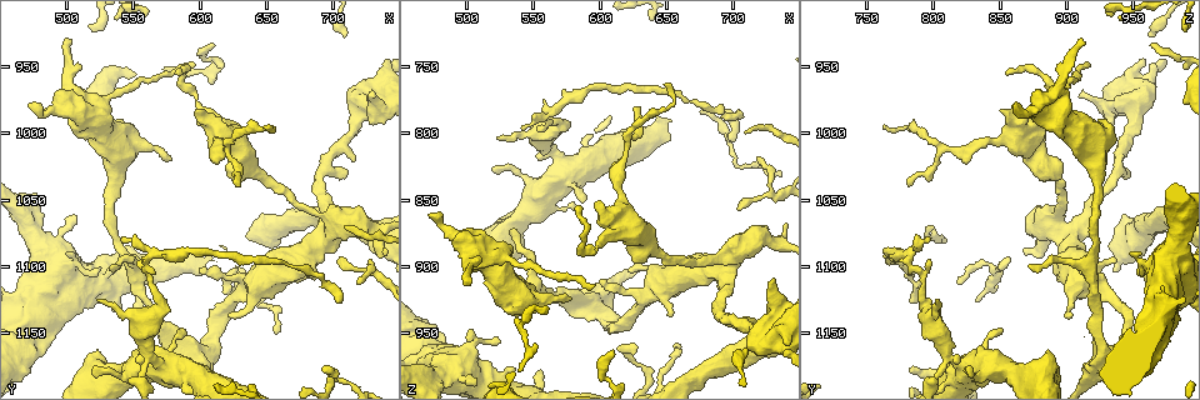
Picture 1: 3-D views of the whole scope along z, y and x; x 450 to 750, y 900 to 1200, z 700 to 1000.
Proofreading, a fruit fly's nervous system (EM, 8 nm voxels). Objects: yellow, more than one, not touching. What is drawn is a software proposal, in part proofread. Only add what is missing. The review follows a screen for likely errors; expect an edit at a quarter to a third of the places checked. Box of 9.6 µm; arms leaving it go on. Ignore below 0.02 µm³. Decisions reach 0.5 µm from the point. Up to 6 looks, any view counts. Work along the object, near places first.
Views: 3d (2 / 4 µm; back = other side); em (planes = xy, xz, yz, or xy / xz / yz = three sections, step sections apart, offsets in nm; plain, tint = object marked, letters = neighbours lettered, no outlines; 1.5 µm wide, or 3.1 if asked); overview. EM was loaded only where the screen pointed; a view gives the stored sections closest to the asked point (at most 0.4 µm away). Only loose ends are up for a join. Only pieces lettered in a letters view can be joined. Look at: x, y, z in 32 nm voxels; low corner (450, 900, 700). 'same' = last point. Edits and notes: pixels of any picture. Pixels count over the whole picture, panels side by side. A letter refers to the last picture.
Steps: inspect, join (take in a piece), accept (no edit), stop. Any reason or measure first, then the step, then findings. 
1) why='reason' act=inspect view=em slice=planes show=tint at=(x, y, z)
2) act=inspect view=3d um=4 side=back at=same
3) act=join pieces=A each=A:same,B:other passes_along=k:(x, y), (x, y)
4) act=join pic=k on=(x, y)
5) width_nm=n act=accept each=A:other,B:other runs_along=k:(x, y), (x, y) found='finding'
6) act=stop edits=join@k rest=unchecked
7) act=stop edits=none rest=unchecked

act=inspect view=3d um=2 at=(524, 1126, 802)

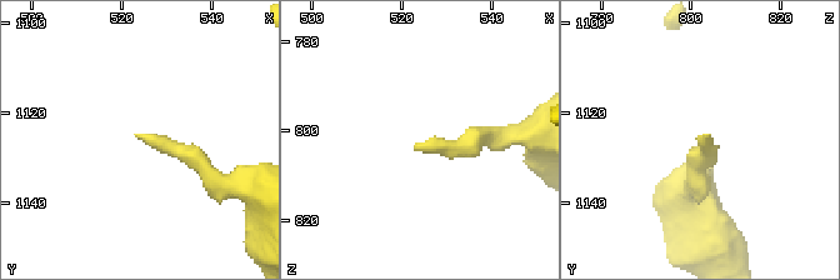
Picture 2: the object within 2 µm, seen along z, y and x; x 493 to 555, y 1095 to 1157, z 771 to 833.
act=inspect view=em slice=planes show=plain at=(524, 1124, 802)

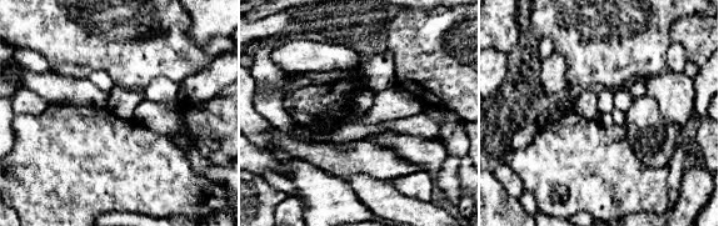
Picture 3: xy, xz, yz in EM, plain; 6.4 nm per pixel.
why='what lies round it' act=inspect view=em slice=planes show=letters at=same

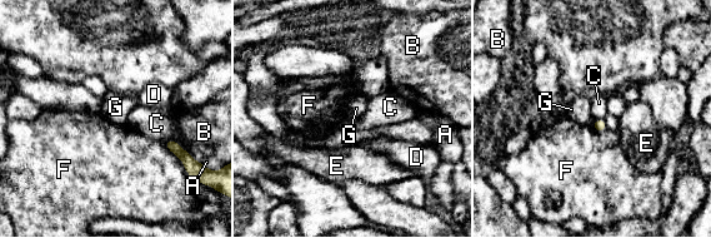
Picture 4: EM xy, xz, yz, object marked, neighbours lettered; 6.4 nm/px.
act=accept each=A:other,B:other,C:other,D:other,E:other,F:other,G:other border=4:(594, 119), (591, 124) found='no lettered piece goes on from it'

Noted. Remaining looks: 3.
why='an open end' act=inspect view=3d um=4 at=(580, 1020, 926)

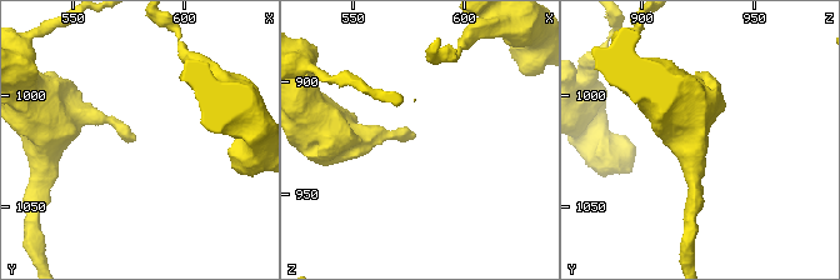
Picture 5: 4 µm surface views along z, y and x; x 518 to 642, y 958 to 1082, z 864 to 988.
act=inspect view=em slice=planes show=letters at=(579, 1019, 924)

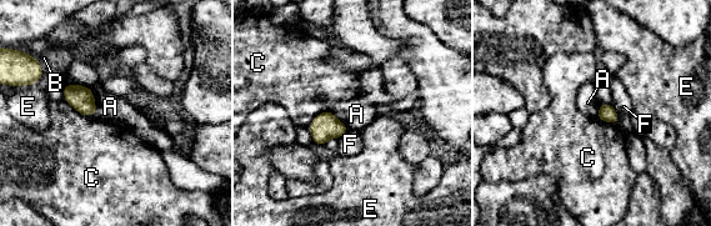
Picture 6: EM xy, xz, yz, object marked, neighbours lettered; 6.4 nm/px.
act=accept each=A:other,B:other,C:other,E:other,F:other found='no lettered piece goes on from it'

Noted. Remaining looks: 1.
why='free end' act=inspect view=em slice=planes show=letters at=(474, 978, 862)

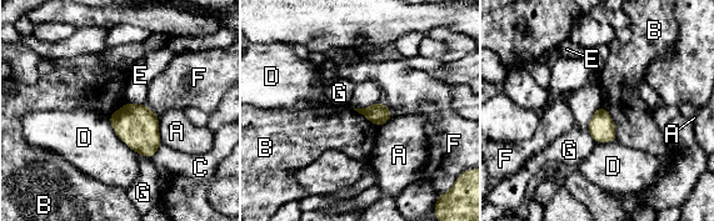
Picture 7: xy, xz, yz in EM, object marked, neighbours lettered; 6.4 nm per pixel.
act=accept each=A:other,B:other,C:other,D:other,E:other,F:other,G:other border=7:(602, 104), (614, 124), (618, 139) found='no lettered piece goes on from it'

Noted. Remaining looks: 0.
act=stop edits=none rest=unchecked

